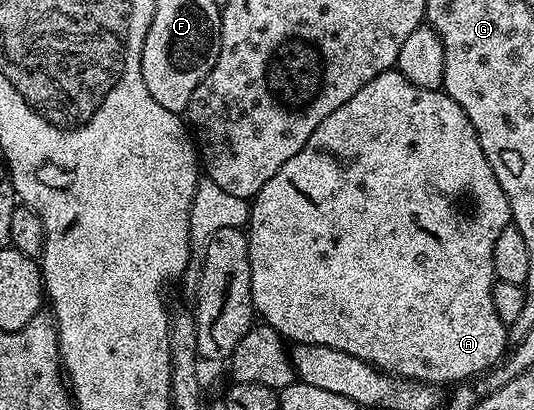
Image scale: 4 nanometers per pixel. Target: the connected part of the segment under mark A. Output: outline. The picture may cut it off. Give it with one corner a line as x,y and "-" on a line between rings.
398,70
377,74
377,78
373,78
373,82
365,82
365,86
361,86
361,90
357,90
357,94
353,94
353,98
349,98
349,102
345,102
345,106
337,106
337,110
333,110
333,114
329,114
329,118
325,118
325,122
321,122
321,126
317,126
317,130
313,130
309,142
305,142
305,146
301,146
301,150
297,150
297,154
293,154
293,158
289,158
289,162
285,162
285,166
281,166
281,170
277,170
277,174
273,174
273,178
269,178
269,182
265,182
265,186
261,186
261,190
250,201
250,205
251,218
245,231
249,242
247,257
251,271
251,301
255,304
258,319
278,332
284,341
290,342
292,345
333,346
333,350
345,350
345,354
353,354
353,358
361,358
383,372
390,372
393,376
403,376
407,380
417,380
420,384
436,386
444,386
443,384
455,386
460,382
470,381
472,379
470,376
477,375
476,377
478,377
494,368
508,351
509,328
508,325
501,322
501,318
497,318
497,310
493,310
491,291
496,281
493,270
493,245
497,243
501,230
505,230
511,224
509,202
497,182
497,174
493,174
493,166
489,166
485,150
481,150
481,142
477,138
477,130
473,130
473,122
469,122
465,110
461,110
461,106
457,106
457,102
453,102
453,98
446,92
437,88
425,90
421,86
413,86
413,82
409,82
409,78
402,76

